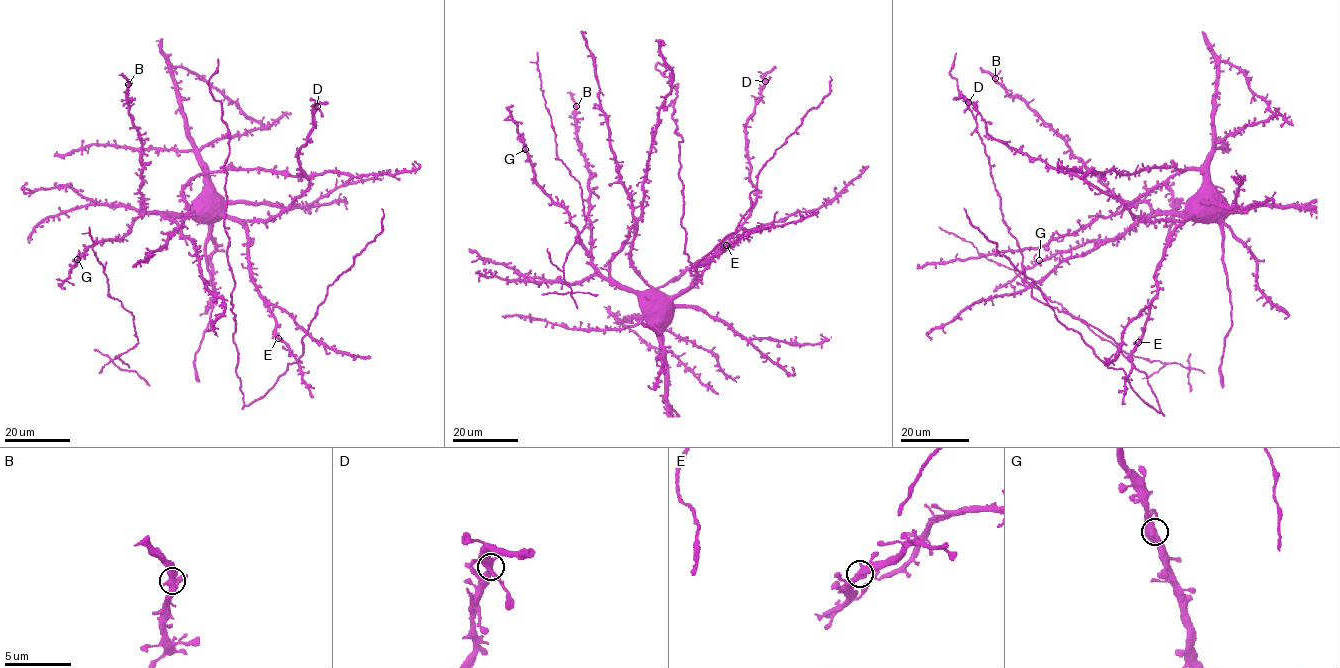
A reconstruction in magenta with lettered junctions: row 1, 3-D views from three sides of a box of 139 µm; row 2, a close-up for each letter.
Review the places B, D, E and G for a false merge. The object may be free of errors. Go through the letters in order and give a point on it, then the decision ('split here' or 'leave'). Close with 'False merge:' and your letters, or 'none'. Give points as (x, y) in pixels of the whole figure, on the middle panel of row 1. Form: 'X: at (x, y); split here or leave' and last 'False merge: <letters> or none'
B: at (576, 106); leave
D: at (765, 81); leave
E: at (726, 245); leave
G: at (525, 149); leave
False merge: none

